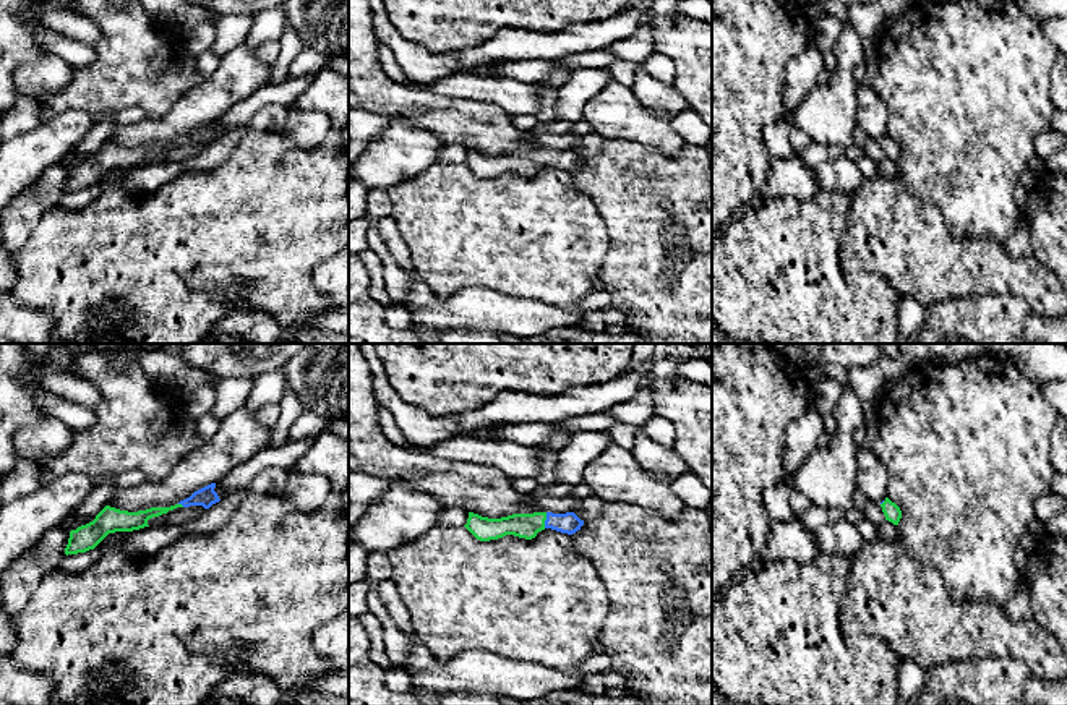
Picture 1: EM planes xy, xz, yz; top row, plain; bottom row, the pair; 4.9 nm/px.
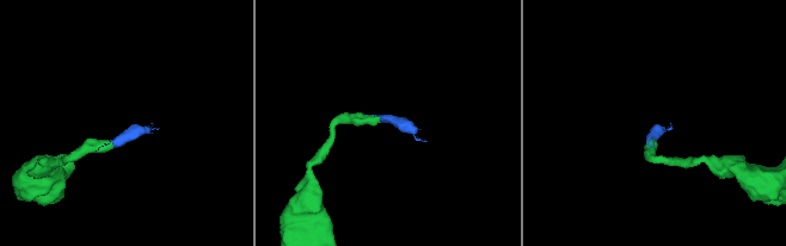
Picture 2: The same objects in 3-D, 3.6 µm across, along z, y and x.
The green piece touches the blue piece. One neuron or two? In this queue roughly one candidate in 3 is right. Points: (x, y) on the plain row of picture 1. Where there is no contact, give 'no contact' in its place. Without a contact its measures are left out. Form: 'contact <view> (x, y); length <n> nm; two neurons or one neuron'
contact xz (545, 156); length 80 nm; one neuron

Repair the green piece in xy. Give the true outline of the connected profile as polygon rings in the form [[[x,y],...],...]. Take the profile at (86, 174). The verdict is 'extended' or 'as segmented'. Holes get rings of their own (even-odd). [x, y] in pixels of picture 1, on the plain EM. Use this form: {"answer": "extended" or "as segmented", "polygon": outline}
{"answer": "extended", "polygon": [[[211,120],[170,144],[151,144],[146,147],[128,149],[105,143],[92,159],[70,169],[65,191],[68,193],[94,186],[109,170],[133,169],[149,164],[149,156],[167,151],[177,144],[203,143],[204,146],[209,146],[221,138],[214,125],[216,120]]]}

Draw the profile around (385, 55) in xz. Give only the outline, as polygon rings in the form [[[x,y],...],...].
[[[378,42],[378,60],[384,73],[399,84],[409,86],[409,78],[401,70],[399,63],[394,58],[394,53],[386,44]]]

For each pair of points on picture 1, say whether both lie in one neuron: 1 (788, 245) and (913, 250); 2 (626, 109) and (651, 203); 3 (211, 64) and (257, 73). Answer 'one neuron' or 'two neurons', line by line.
1: one neuron
2: two neurons
3: two neurons

